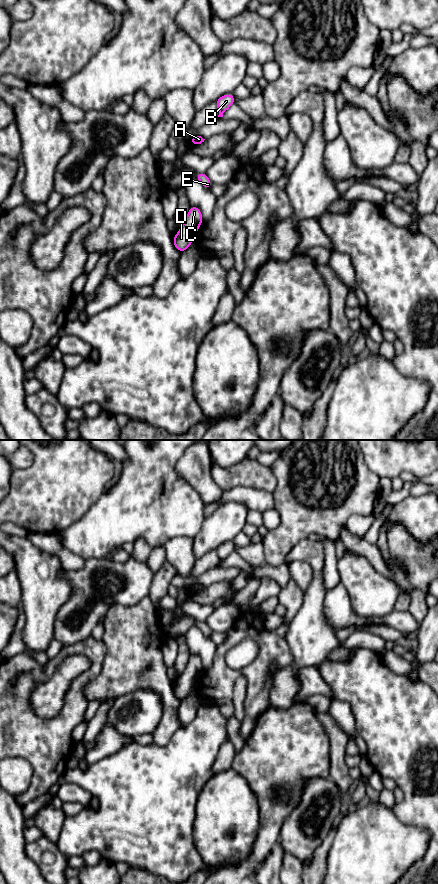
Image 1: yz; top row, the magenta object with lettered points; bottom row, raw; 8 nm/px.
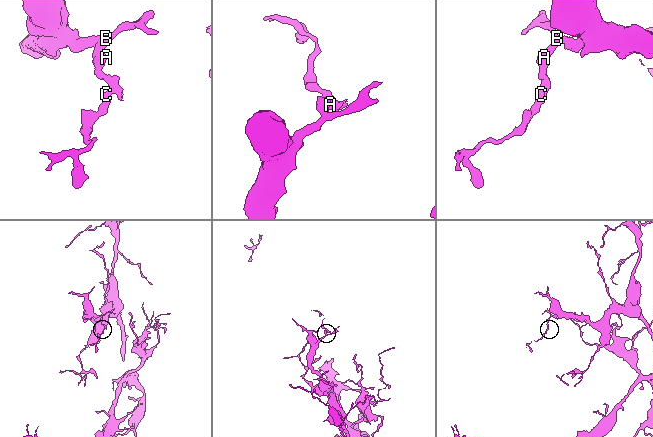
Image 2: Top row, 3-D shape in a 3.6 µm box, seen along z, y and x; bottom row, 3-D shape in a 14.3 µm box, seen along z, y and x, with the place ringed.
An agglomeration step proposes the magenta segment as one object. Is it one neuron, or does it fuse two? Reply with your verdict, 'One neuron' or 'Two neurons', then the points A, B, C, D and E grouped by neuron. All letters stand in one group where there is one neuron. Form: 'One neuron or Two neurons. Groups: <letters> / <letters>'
One neuron. Groups: A B C D E

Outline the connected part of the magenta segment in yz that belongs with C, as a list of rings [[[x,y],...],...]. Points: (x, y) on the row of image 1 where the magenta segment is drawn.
[[[191,206],[179,232],[173,237],[175,248],[181,253],[190,248],[192,239],[203,222],[201,211],[196,206]]]

